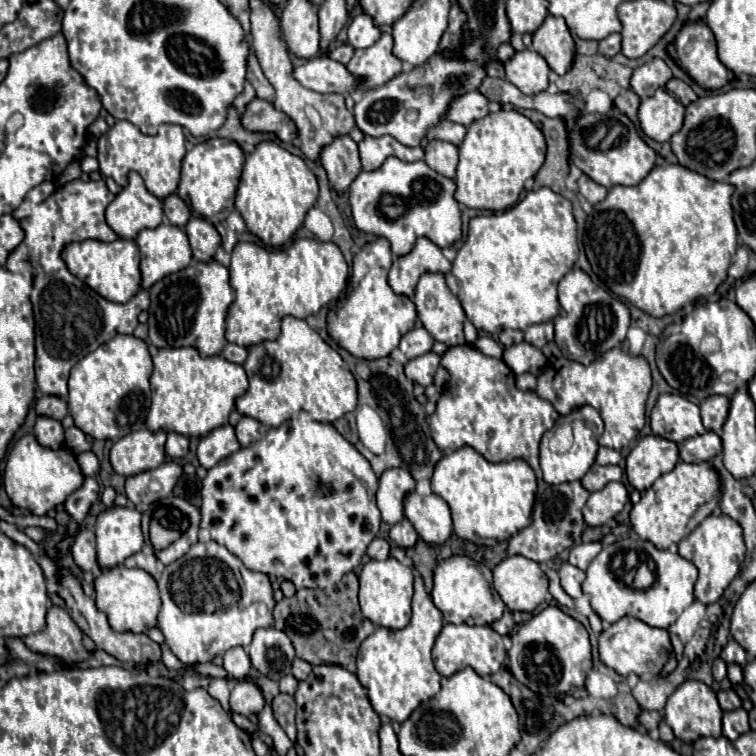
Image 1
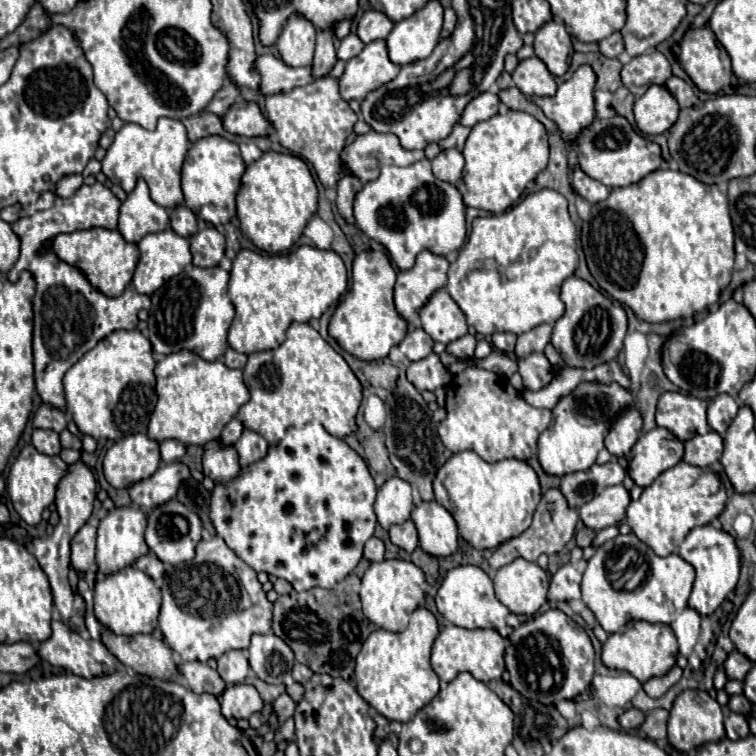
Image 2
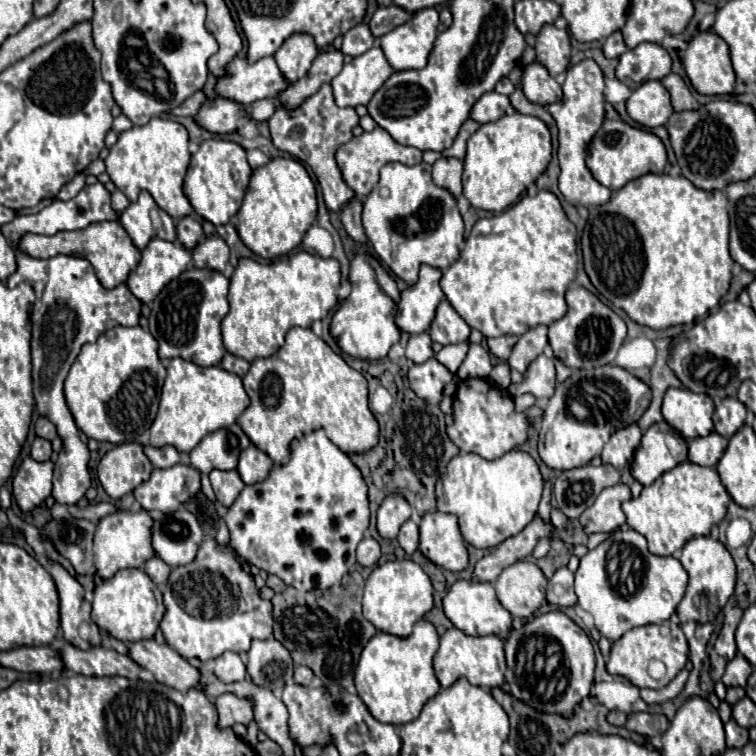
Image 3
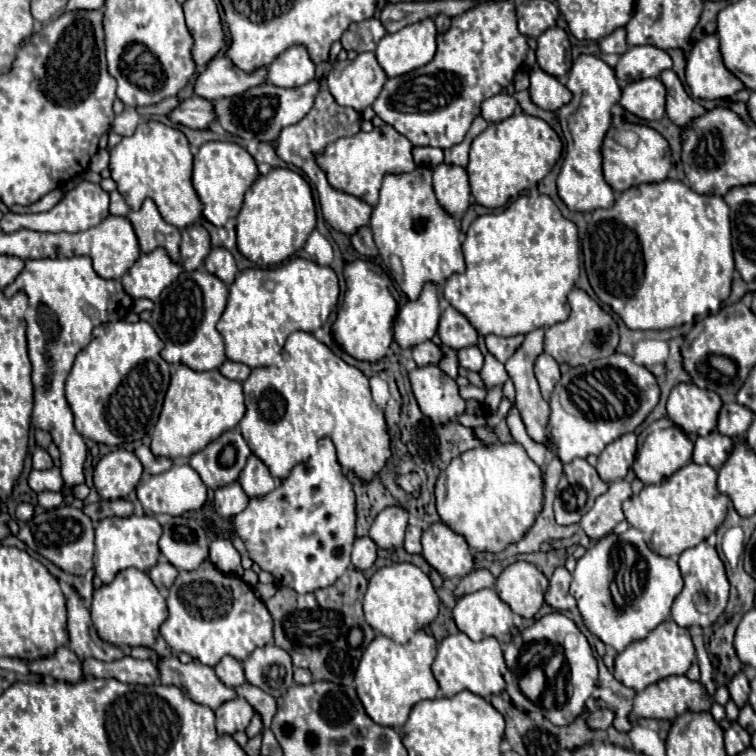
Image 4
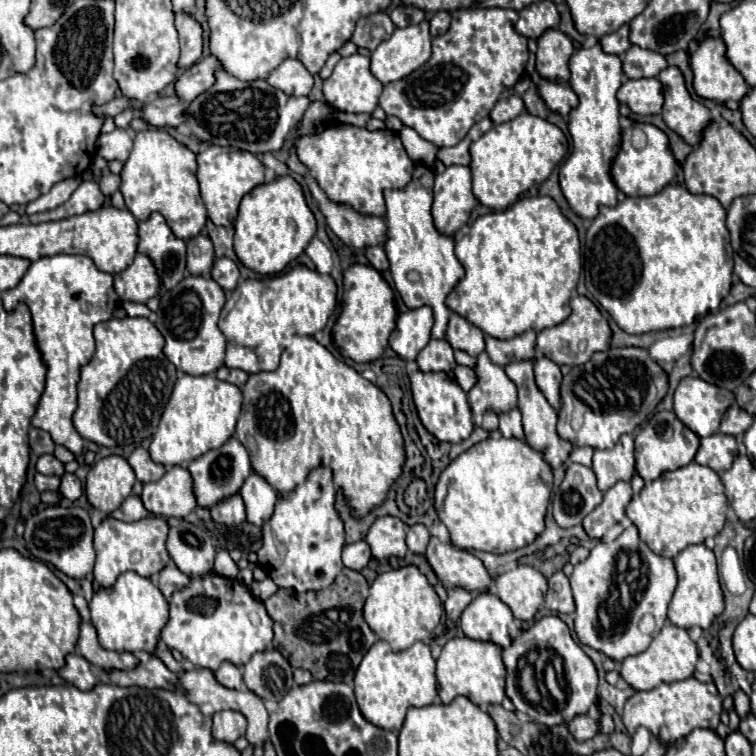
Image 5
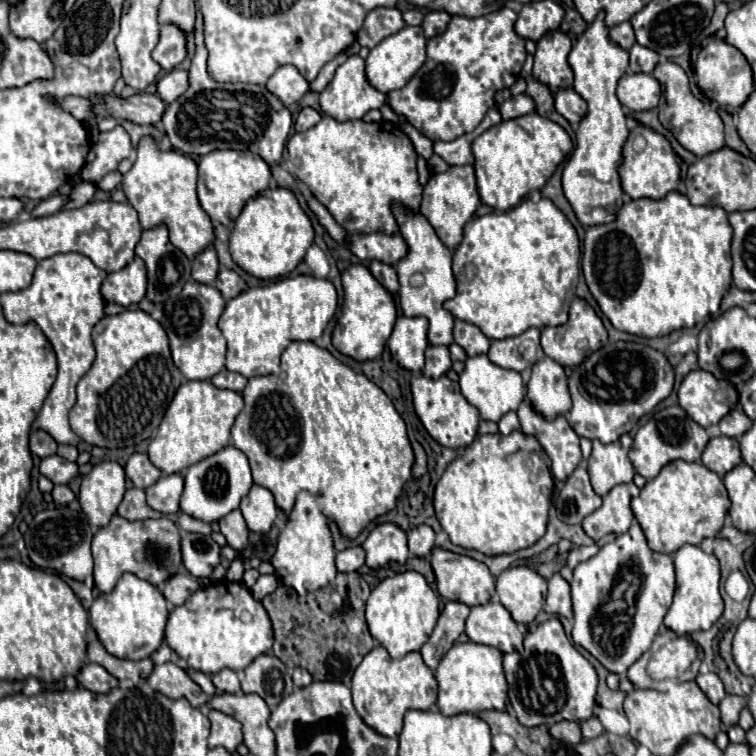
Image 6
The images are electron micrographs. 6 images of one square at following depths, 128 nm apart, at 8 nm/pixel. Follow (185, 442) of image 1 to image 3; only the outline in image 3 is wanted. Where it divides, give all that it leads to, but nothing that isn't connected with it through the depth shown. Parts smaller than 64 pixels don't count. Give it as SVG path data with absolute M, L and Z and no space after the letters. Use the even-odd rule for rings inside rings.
M146 446L144 448L146 456L150 458L150 462L156 466L156 468L170 468L172 464L178 462L180 454L174 446L162 446L162 448L154 448L154 446Z

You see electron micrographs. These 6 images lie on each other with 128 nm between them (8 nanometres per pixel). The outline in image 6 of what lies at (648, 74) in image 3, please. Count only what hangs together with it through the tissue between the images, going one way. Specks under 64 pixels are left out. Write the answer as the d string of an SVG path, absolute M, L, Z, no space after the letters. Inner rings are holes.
M634 44L630 48L630 66L628 66L628 72L644 72L644 74L652 74L652 70L658 66L660 62L660 56L650 50L650 48L644 48L640 44Z

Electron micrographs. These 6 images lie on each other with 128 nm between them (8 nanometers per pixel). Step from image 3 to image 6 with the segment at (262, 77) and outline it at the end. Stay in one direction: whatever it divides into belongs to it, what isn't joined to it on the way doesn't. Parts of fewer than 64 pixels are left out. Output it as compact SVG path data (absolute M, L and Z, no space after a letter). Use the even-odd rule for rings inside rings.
M172 70L170 74L166 74L158 80L158 96L166 104L170 104L176 98L180 98L188 90L188 86L190 86L188 70Z

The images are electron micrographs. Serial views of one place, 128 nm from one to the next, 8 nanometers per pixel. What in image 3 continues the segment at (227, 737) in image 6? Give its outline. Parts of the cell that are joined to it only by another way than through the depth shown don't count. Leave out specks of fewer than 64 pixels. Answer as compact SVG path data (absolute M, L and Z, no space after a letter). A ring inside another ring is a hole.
M222 694L214 700L218 716L220 716L220 728L234 726L236 722L248 726L248 722L254 718L254 702L250 698L240 698L236 694Z

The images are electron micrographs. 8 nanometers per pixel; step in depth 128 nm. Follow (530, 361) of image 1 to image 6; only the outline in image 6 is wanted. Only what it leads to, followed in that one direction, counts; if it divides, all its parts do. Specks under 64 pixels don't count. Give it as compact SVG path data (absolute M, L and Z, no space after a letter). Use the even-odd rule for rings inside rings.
M544 358L532 366L528 382L528 400L544 412L544 416L566 414L572 406L564 368L552 358Z

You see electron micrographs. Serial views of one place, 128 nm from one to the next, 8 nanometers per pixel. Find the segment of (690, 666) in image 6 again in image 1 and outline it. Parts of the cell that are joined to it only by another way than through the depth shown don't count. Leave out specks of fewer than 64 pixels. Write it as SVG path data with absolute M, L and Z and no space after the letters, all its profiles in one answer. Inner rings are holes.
M624 616L602 630L598 638L598 652L600 652L600 660L608 668L616 670L620 676L628 676L630 672L638 676L654 676L660 674L662 666L666 664L668 652L672 652L672 644L666 630L652 628L632 616Z

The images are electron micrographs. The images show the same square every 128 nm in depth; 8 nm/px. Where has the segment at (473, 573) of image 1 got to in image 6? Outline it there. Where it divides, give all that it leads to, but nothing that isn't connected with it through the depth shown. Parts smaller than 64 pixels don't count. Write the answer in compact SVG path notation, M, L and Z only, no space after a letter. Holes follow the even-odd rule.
M492 600L488 604L470 608L470 616L466 620L466 634L472 642L494 646L500 652L514 652L516 648L508 634L510 624L510 612L498 600Z

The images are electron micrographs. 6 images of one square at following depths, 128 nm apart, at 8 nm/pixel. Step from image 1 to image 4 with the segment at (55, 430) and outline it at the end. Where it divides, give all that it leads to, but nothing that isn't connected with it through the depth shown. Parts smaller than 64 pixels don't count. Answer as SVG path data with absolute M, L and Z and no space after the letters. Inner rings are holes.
M36 448L34 450L34 454L32 454L32 466L36 468L36 470L48 470L48 468L52 468L52 458L50 458L50 454L46 452L46 448Z

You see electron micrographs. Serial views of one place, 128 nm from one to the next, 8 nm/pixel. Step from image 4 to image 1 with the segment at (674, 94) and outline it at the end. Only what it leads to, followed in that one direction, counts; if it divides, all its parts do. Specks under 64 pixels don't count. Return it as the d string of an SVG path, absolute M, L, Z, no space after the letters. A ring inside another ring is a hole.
M672 78L672 80L666 84L666 90L668 90L670 94L674 94L684 106L688 106L688 104L694 102L694 100L698 100L698 96L694 94L694 90L692 90L686 82L682 82L682 80L678 80L678 78Z

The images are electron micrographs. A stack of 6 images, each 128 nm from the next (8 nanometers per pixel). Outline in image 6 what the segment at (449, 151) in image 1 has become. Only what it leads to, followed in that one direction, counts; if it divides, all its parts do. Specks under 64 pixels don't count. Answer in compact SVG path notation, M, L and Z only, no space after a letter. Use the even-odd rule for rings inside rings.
M466 164L466 166L450 166L446 172L434 174L428 180L428 184L424 186L420 212L428 218L428 222L436 230L438 238L450 250L454 250L460 244L460 240L462 240L462 228L464 228L464 224L472 218L472 214L476 212L478 206L480 206L480 196L476 192L474 168Z

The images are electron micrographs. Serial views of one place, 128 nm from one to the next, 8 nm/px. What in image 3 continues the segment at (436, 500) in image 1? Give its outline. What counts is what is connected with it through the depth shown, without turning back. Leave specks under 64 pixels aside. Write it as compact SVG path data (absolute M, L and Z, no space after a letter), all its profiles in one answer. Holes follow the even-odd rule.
M426 512L420 520L420 550L436 566L460 572L468 564L468 552L458 530L458 520L444 512Z

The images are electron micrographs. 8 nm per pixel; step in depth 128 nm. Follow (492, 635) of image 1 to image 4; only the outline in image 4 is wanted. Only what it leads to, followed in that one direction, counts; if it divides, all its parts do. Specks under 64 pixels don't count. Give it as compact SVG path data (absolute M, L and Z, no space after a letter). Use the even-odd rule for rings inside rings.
M458 632L446 636L440 642L436 660L432 664L432 672L444 696L454 696L462 690L470 690L482 698L490 698L492 694L500 694L504 690L502 674L506 672L506 664L504 664L502 648L496 638L484 638L480 642L472 642L468 636Z

